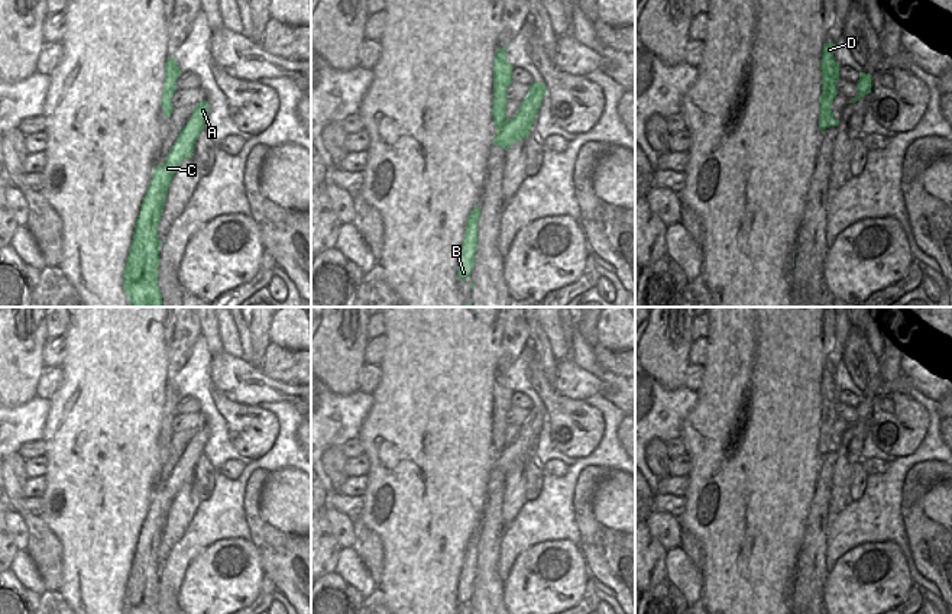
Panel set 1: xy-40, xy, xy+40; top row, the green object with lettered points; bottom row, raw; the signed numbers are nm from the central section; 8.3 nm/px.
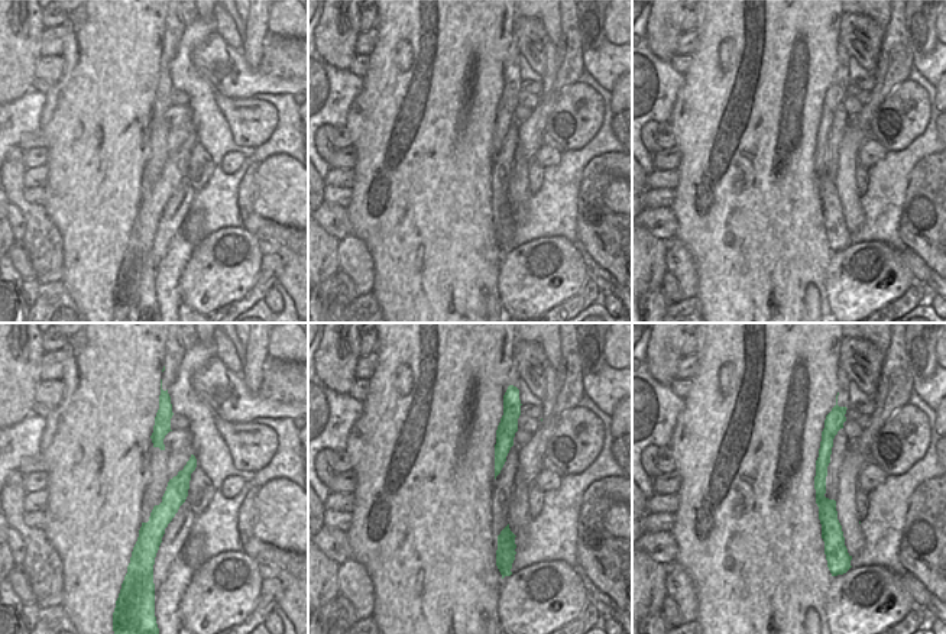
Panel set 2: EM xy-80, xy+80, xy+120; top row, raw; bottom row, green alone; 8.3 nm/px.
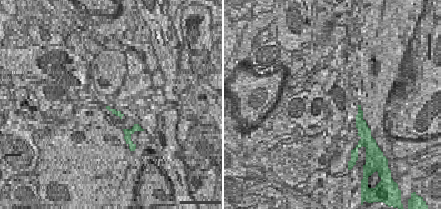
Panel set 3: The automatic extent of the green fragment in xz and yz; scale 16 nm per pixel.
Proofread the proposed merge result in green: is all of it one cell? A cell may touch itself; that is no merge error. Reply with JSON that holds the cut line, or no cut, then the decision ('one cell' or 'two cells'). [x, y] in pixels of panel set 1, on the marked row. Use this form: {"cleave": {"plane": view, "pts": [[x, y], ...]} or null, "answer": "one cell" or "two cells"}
{"cleave": {"plane": "xy", "pts": [[507, 120], [496, 131]]}, "answer": "two cells"}

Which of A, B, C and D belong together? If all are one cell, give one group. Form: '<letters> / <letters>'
A B C / D

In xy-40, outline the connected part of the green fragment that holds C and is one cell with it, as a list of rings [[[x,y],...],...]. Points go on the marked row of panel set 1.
[[[201,100],[169,148],[165,162],[153,167],[152,180],[142,200],[136,219],[133,240],[123,272],[123,290],[130,307],[162,307],[158,287],[159,236],[158,223],[162,216],[169,182],[184,159],[192,158],[194,143],[204,129],[208,104]]]

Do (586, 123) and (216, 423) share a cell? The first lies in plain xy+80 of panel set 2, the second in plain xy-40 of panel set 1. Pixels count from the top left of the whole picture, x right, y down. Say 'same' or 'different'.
different

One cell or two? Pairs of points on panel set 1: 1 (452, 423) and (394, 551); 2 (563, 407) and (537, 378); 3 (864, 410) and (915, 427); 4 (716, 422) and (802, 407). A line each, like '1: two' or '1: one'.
1: one
2: one
3: two
4: one

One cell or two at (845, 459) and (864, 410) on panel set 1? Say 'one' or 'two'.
two

